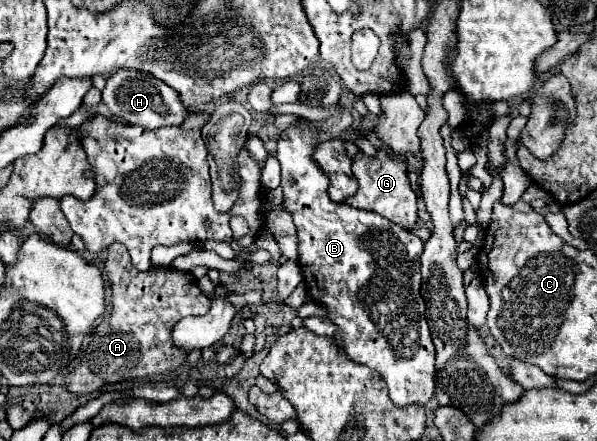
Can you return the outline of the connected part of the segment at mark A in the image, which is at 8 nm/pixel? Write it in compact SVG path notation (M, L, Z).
M113 243L107 249L107 261L105 261L107 277L111 283L111 311L105 315L105 319L89 333L85 345L83 345L83 355L73 369L73 373L65 375L65 389L79 397L79 395L89 395L97 393L103 385L109 383L119 383L119 381L131 381L131 379L157 379L179 365L185 363L187 351L177 347L171 339L171 331L177 321L183 317L201 317L209 311L211 299L201 293L197 287L197 281L191 273L177 271L173 267L151 267L149 271L139 271L133 267L131 257L127 253L127 247L121 243Z

